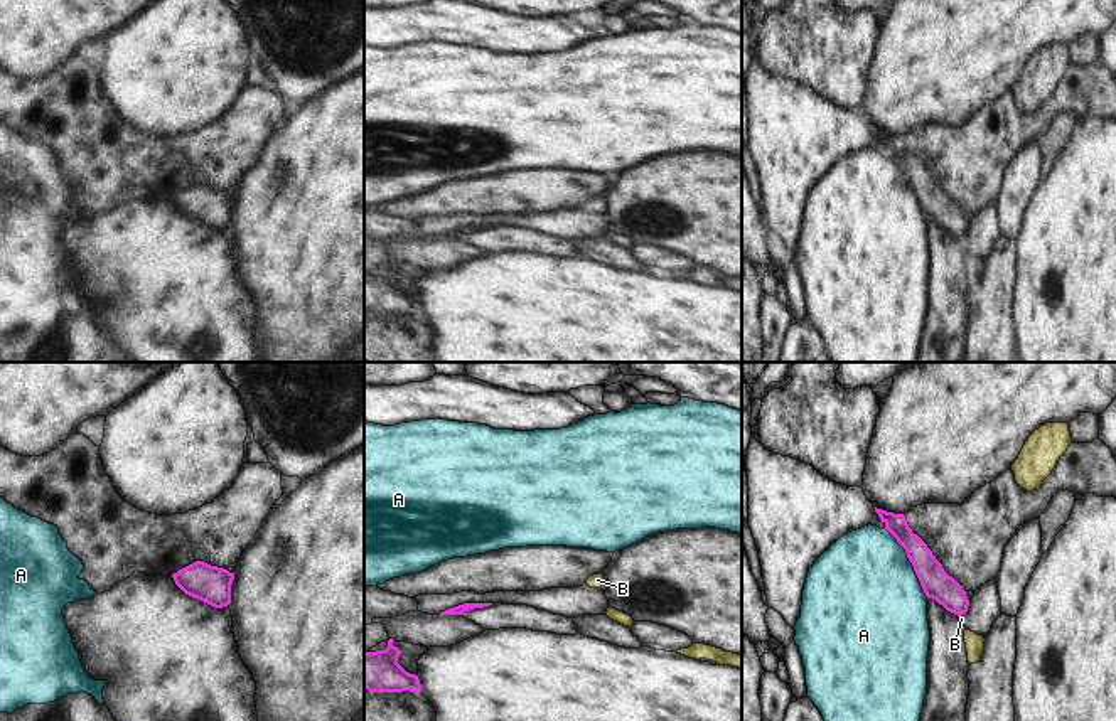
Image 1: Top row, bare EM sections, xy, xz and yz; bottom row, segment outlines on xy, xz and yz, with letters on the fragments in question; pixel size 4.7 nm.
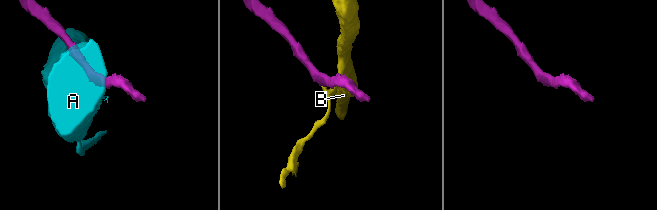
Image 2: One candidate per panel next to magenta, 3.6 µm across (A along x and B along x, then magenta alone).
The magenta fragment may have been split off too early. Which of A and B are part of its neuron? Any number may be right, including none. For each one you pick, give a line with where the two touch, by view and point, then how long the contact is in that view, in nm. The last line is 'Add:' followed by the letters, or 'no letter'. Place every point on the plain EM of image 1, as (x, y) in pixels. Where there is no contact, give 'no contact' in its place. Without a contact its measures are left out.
Add: no letter

